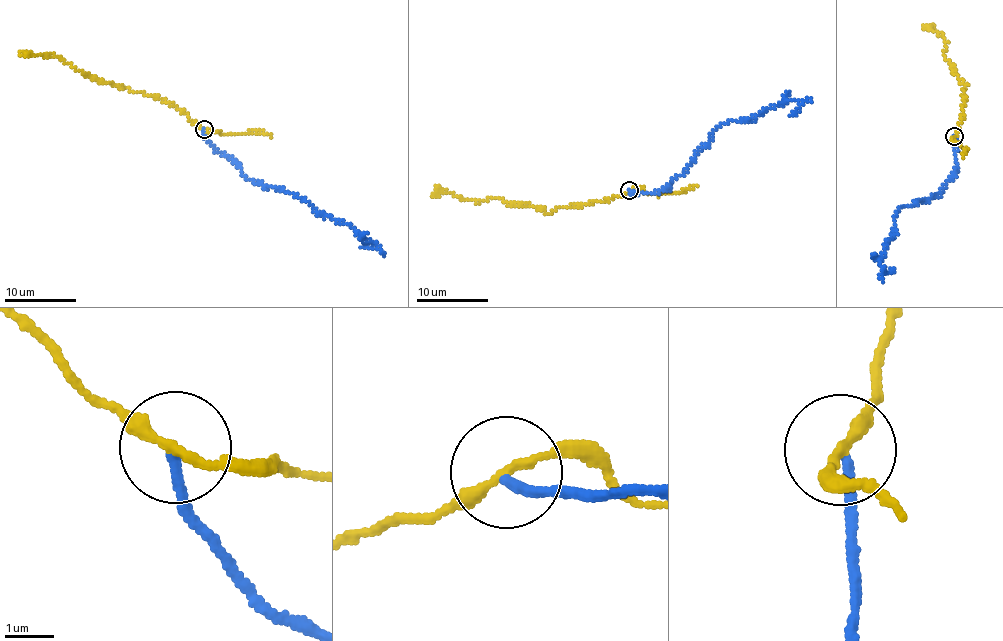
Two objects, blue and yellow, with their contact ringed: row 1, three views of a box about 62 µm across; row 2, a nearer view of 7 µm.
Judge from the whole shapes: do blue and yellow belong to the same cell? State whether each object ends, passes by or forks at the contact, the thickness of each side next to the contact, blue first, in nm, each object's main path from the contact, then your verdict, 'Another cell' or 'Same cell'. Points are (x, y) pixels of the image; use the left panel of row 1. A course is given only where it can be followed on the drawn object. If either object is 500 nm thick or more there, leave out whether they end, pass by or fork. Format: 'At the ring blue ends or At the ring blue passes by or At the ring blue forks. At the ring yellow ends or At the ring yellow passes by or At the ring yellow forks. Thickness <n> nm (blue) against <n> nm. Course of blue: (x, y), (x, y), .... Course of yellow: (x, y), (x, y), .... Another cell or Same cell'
At the ring blue ends. At the ring yellow passes by. Thickness 200 nm (blue) against 200 nm. Course of blue: (204, 129), (204, 138), (246, 178), (293, 192), (329, 217), (350, 225), (376, 245), (373, 247), (363, 244). Course of yellow: (204, 129), (175, 106), (150, 94), (97, 82), (59, 57), (26, 56), (20, 52). Another cell

